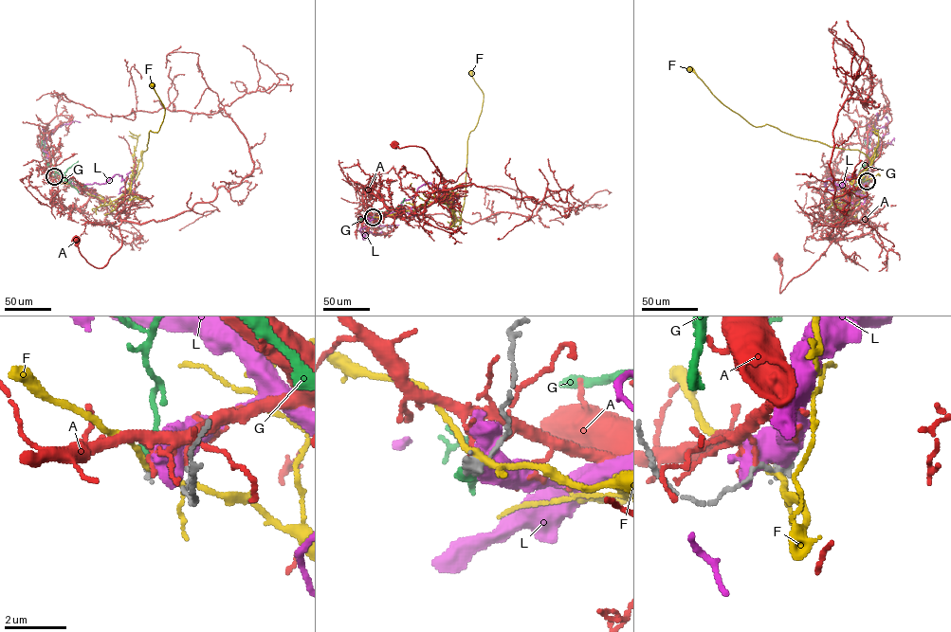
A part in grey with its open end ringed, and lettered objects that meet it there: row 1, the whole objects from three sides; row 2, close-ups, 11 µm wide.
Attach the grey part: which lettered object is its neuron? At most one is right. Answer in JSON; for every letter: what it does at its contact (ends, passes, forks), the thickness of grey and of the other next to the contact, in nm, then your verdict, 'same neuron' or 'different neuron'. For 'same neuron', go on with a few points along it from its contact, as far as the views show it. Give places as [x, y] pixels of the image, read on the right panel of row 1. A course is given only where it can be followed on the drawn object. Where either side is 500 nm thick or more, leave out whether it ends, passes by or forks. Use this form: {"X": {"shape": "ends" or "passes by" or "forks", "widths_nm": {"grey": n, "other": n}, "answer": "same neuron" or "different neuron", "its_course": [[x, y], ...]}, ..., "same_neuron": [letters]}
{"A": {"shape": "forks", "widths_nm": {"grey": 400, "other": 80}, "answer": "different neuron"}, "F": {"shape": "forks", "widths_nm": {"grey": 400, "other": 160}, "answer": "different neuron"}, "G": {"shape": "ends", "widths_nm": {"grey": 400, "other": 480}, "answer": "same neuron", "its_course": [[867, 181], [864, 175], [868, 159], [866, 125]]}, "L": {"shape": "forks", "widths_nm": {"grey": 420, "other": 480}, "answer": "different neuron"}, "same_neuron": ["G"]}

